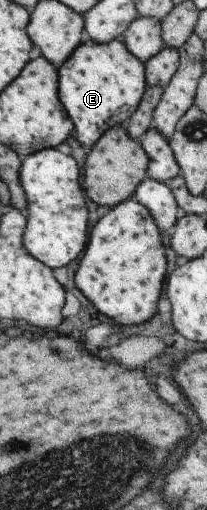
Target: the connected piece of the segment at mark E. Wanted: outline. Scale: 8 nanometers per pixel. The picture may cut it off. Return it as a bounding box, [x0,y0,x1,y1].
[57,37,146,146]

